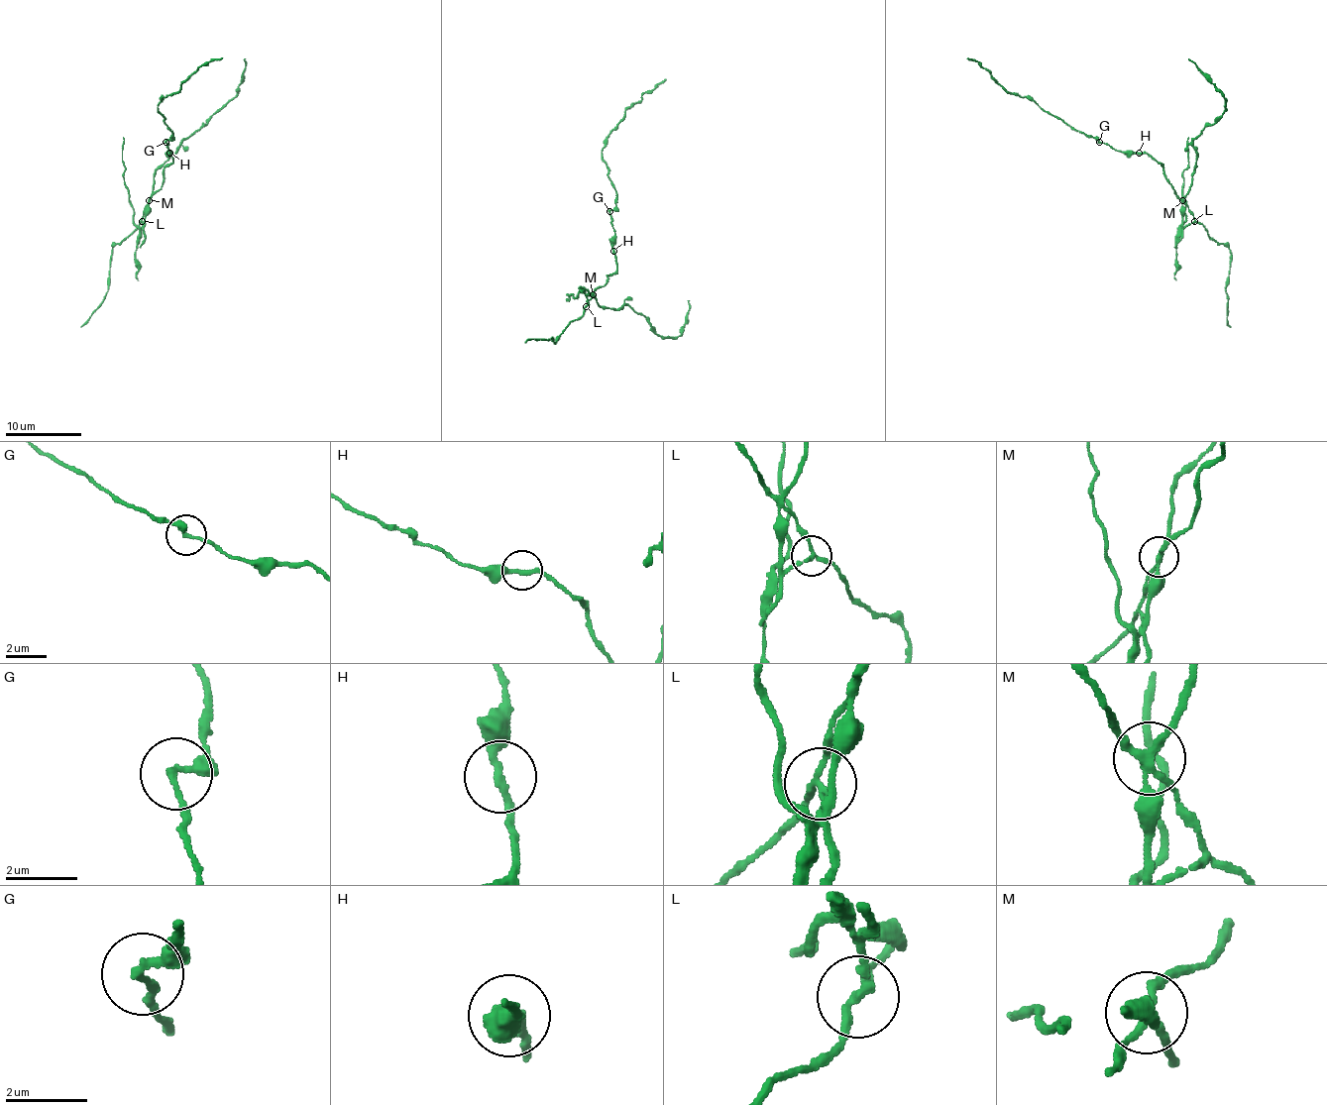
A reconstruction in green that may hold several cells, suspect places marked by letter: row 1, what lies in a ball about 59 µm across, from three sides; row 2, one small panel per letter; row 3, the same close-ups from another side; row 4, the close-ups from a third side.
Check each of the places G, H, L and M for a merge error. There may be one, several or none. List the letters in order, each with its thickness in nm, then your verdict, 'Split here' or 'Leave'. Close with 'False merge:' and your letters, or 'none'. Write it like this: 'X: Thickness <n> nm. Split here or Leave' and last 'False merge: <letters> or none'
G: Thickness 180 nm. Leave
H: Thickness 240 nm. Leave
L: Thickness 170 nm. Split here
M: Thickness 200 nm. Split here
False merge: L, M

